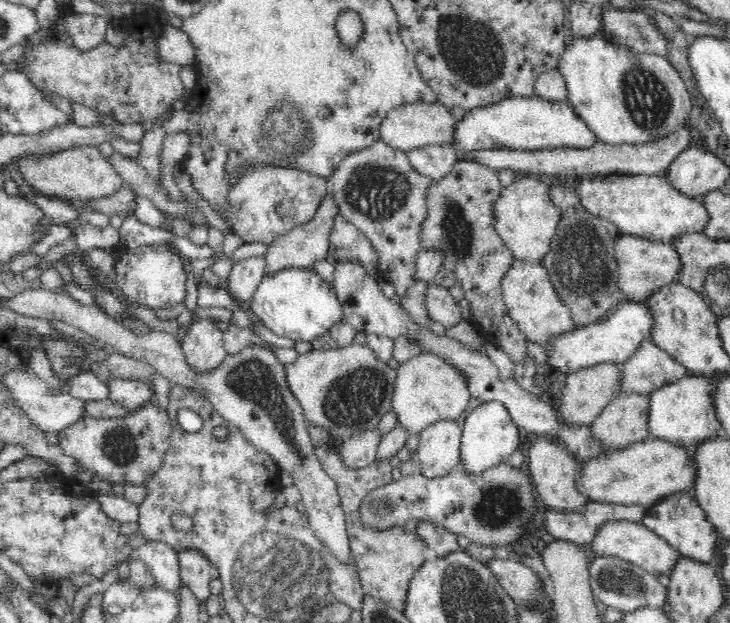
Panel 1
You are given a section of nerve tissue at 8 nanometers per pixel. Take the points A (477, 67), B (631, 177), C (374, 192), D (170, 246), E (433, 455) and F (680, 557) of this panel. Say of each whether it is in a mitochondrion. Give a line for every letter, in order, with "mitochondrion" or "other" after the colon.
A: mitochondrion
B: other
C: mitochondrion
D: other
E: other
F: other

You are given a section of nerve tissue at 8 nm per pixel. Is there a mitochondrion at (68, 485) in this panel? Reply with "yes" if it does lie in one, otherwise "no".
no

